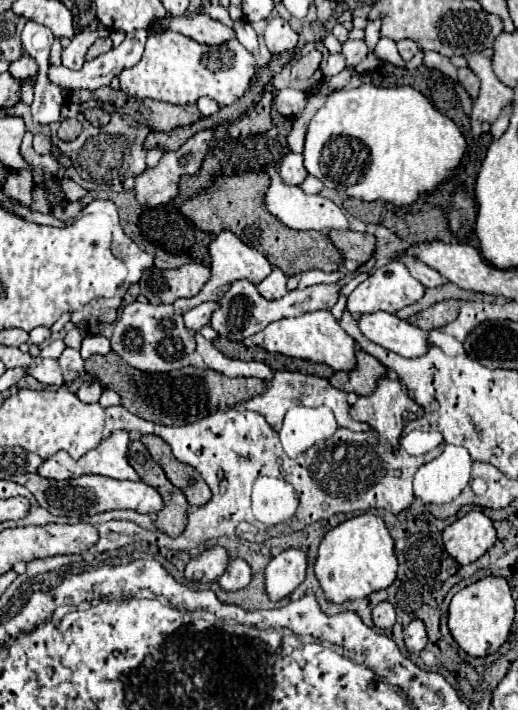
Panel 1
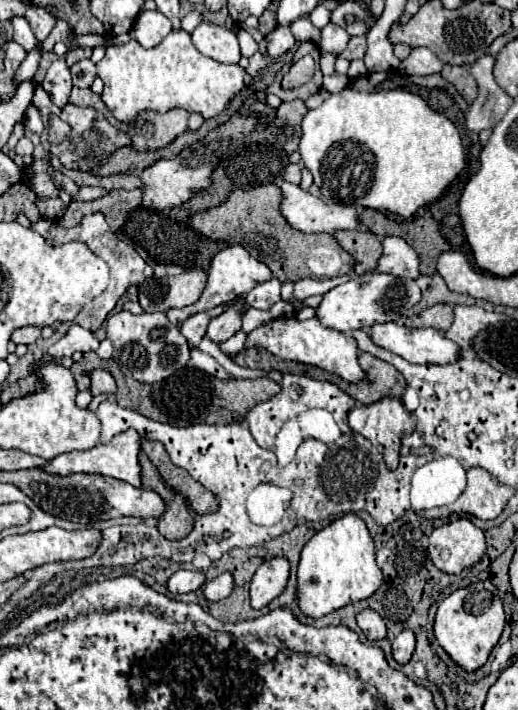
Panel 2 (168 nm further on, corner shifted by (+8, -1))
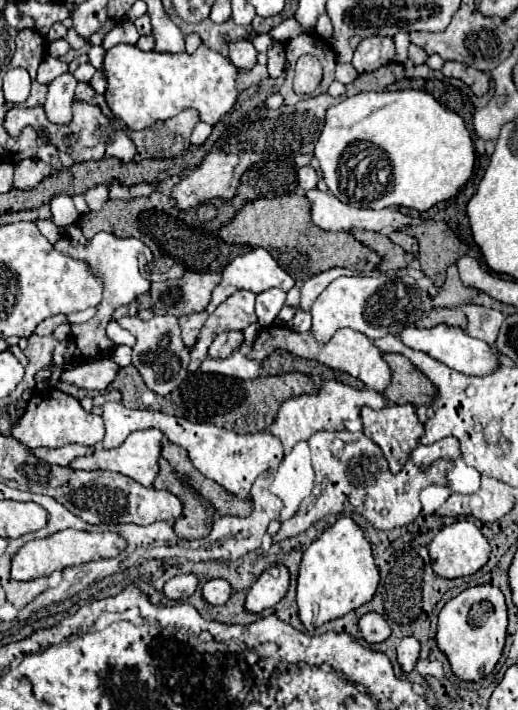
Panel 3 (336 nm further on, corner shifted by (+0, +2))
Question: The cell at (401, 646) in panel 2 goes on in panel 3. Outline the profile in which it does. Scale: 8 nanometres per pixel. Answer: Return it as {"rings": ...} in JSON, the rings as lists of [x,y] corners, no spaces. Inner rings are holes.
{"rings":[[[407,636],[407,638],[401,638],[399,640],[399,646],[397,646],[397,658],[399,658],[399,664],[403,668],[403,672],[411,672],[415,668],[415,662],[419,658],[419,640],[413,638],[413,636]]]}

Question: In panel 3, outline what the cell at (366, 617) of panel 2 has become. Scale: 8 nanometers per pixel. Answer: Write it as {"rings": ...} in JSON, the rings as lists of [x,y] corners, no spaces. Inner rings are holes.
{"rings":[[[369,612],[365,616],[361,616],[359,620],[359,628],[361,628],[361,634],[367,642],[375,644],[375,642],[383,642],[391,636],[391,628],[387,624],[387,620],[377,614],[377,612]]]}

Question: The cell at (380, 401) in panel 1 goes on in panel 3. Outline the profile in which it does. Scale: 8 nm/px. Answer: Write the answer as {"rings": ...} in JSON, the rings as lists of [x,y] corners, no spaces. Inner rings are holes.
{"rings":[[[387,404],[381,410],[373,410],[365,406],[361,408],[361,420],[363,420],[365,436],[369,436],[383,450],[391,472],[397,474],[409,460],[411,450],[419,444],[419,438],[423,436],[423,424],[419,422],[415,408],[411,404]]]}

